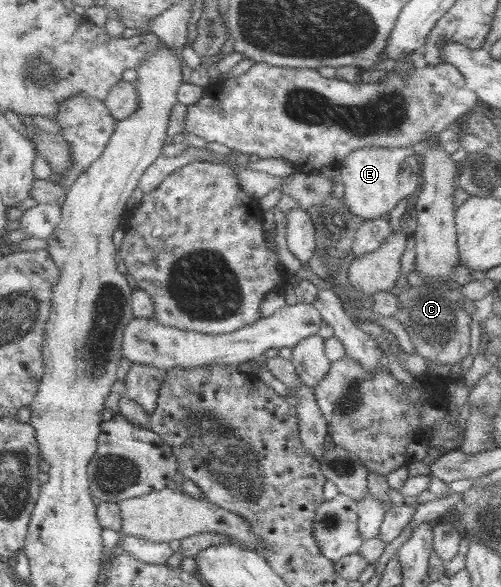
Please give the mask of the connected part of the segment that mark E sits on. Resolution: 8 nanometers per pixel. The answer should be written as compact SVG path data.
M369 147L355 149L339 161L338 179L343 184L342 201L352 215L366 220L387 218L389 212L417 189L421 163L407 147Z

